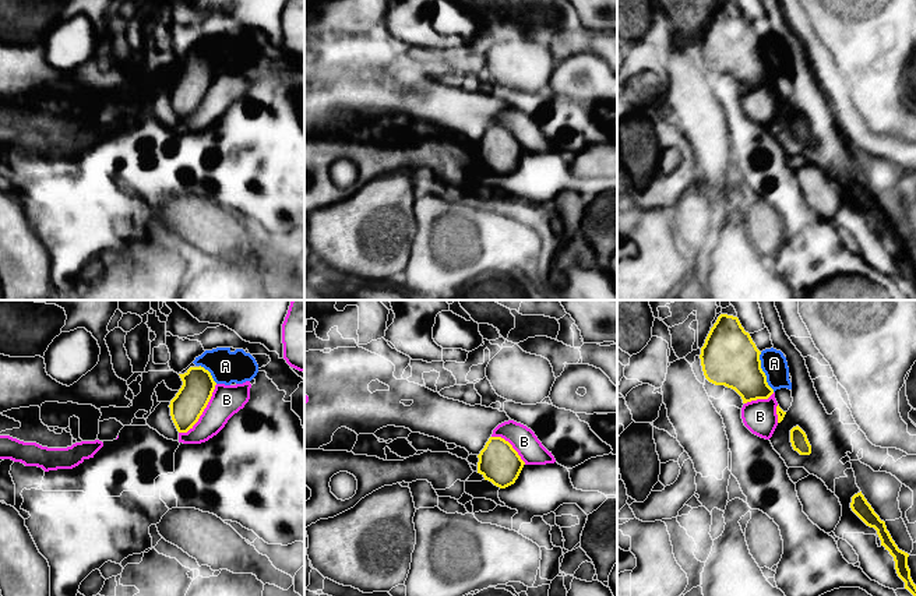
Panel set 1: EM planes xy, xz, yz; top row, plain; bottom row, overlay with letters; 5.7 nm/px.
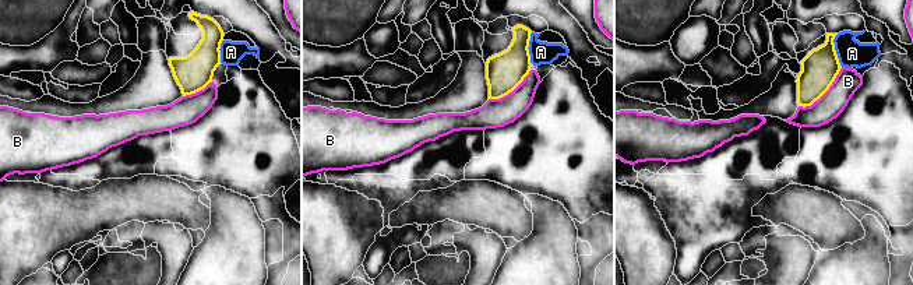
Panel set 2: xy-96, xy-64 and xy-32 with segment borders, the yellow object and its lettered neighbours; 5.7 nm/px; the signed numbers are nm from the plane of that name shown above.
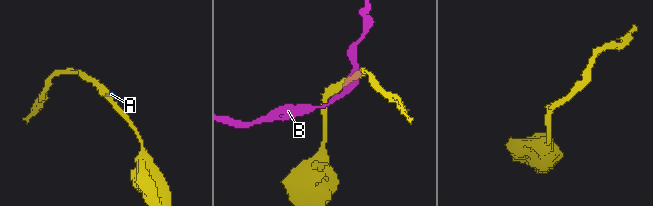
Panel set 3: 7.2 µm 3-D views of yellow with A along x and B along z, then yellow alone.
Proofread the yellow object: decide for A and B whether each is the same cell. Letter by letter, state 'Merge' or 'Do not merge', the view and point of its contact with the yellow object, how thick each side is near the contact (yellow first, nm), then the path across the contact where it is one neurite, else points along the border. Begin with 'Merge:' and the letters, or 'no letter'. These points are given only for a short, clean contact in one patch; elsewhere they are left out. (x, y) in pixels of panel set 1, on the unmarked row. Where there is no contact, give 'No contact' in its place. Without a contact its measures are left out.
Merge: no letter
A: Do not merge. Touches yellow at yz (763, 59). Thickness 320 nm (yellow) against 150 nm. Boundary: yz (760, 39), (760, 55), (767, 71), (774, 78)
B: Do not merge. Touches yellow at xy (203, 98). Thickness 190 nm (yellow) against 180 nm. Boundary: xy (217, 71), (200, 105), (186, 119), (179, 120)

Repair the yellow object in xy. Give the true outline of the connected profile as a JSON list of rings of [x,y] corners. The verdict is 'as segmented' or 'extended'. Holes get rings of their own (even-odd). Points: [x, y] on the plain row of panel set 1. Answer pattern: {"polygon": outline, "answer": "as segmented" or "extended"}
{"polygon": [[[190,54],[179,61],[183,73],[170,88],[170,103],[179,120],[187,120],[207,95],[216,70],[204,54]]], "answer": "as segmented"}

